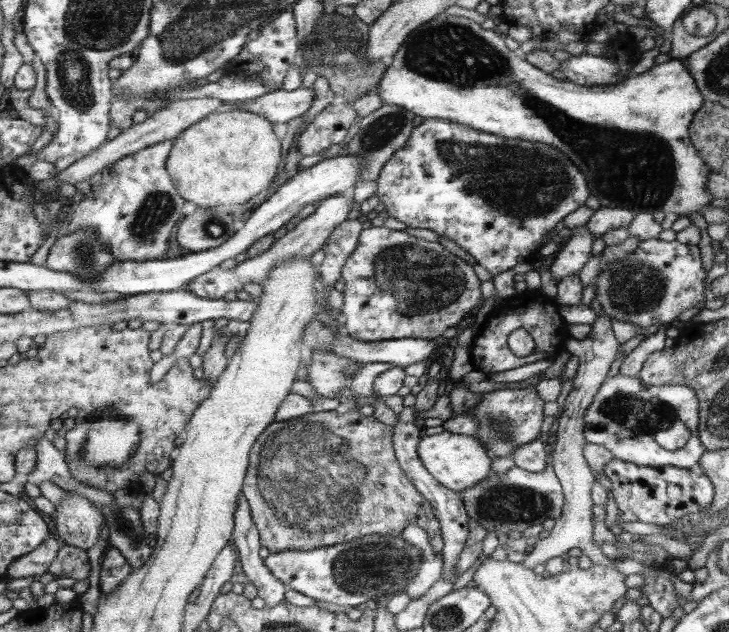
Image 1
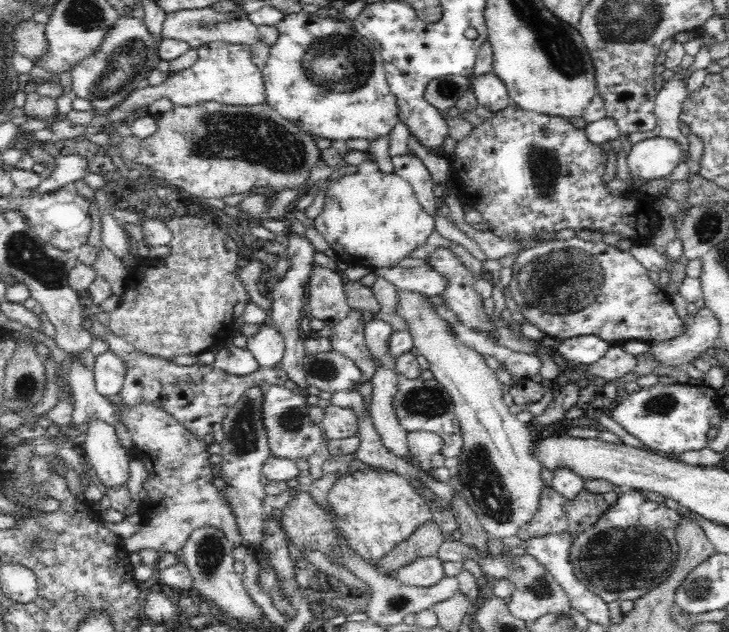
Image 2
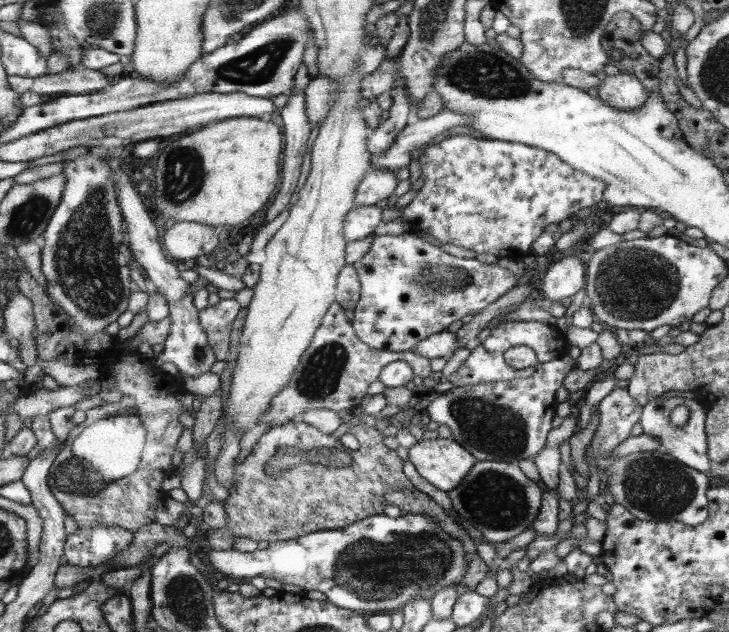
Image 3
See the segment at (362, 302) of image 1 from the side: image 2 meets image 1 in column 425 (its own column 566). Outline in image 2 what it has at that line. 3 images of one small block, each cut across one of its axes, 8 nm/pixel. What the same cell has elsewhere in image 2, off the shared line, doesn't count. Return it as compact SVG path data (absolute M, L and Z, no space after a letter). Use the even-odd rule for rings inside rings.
M574 236L574 238L570 238L570 240L552 239L545 241L544 244L538 244L538 246L522 248L520 254L516 256L516 262L514 262L511 270L514 272L514 276L512 276L508 287L512 299L514 299L519 306L526 321L538 327L547 337L547 340L552 337L564 340L576 336L598 336L610 346L622 345L623 343L630 343L636 340L651 344L652 342L658 343L676 339L678 336L684 335L684 332L687 330L688 325L685 325L685 322L681 320L680 316L676 315L676 309L671 303L671 300L668 299L666 291L663 291L660 286L658 287L652 283L652 280L649 278L649 271L646 270L640 262L634 259L631 252L622 252L622 250L618 250L615 246L609 246L603 241L588 242L588 240L582 240L582 238Z

